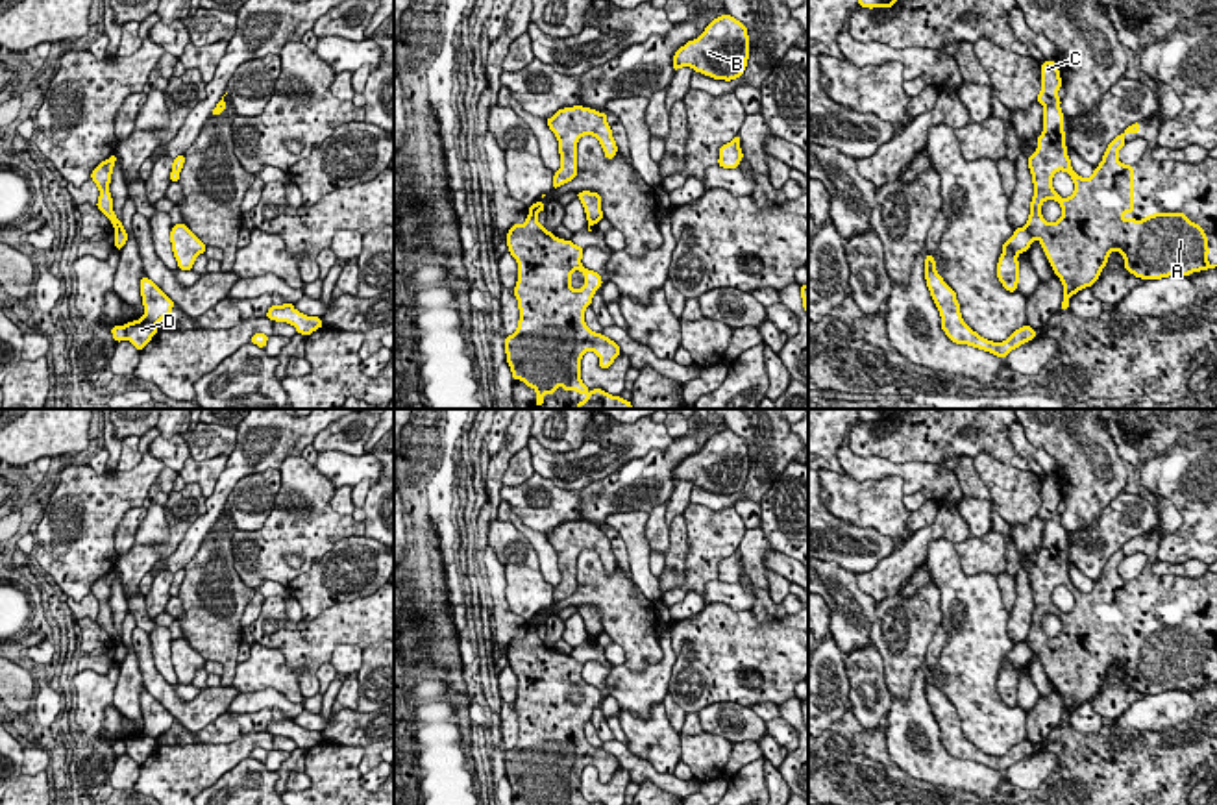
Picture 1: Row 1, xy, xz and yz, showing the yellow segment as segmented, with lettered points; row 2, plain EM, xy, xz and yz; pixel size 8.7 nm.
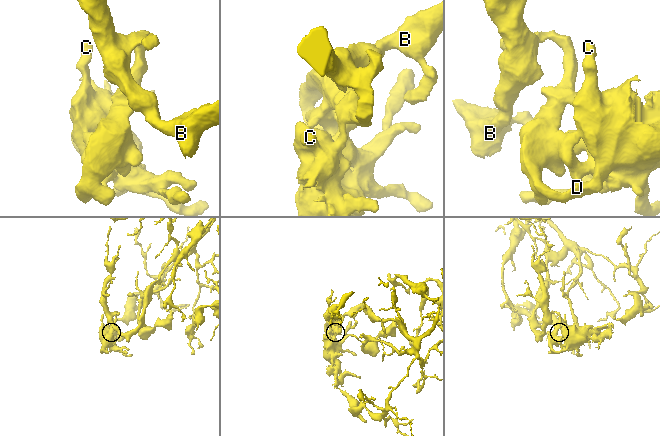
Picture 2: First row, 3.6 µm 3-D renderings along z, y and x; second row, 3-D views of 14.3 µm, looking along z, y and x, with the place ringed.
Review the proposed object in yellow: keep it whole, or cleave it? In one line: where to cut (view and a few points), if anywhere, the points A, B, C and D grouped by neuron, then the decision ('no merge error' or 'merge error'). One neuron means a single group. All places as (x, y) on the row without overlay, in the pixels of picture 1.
xy (143, 731), (156, 739) | A C D / B | merge error

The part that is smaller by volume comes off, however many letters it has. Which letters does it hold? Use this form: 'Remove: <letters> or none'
Remove: A, C, D

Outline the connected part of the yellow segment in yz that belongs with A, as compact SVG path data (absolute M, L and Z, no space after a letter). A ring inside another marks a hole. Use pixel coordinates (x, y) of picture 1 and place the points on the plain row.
M1056 476L1041 477L1041 505L1038 516L1045 522L1043 526L1043 548L1038 551L1038 563L1028 572L1028 583L1034 598L1034 611L1030 616L1030 629L1026 635L1026 644L1034 653L1041 657L1045 670L1063 700L1062 724L1069 724L1069 711L1076 709L1084 701L1093 701L1099 694L1108 672L1117 664L1125 672L1125 683L1141 694L1162 694L1169 690L1189 690L1191 687L1200 687L1215 683L1217 679L1208 677L1208 650L1199 638L1193 638L1184 627L1152 627L1145 629L1143 635L1130 631L1123 633L1125 627L1134 627L1134 581L1123 579L1117 572L1119 564L1125 561L1126 548L1139 548L1139 537L1128 540L1121 550L1117 550L1106 563L1102 576L1095 581L1089 592L1080 592L1067 570L1063 527L1060 524L1062 514L1058 513L1058 503L1062 502L1062 492ZM1063 585L1075 596L1075 607L1069 613L1062 613L1052 603L1052 590ZM1045 614L1056 614L1062 622L1062 631L1058 637L1049 638L1041 629L1041 618Z

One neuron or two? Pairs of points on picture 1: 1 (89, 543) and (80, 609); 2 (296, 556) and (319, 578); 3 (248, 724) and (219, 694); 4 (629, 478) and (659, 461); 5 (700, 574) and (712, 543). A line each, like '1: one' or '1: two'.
1: two
2: two
3: two
4: one
5: one

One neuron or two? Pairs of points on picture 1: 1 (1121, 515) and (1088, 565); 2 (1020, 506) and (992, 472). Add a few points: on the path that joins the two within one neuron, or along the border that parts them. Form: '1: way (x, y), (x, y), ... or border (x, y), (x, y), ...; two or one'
1: way (1114, 528), (1090, 552); one
2: way (1018, 498), (999, 480); one

